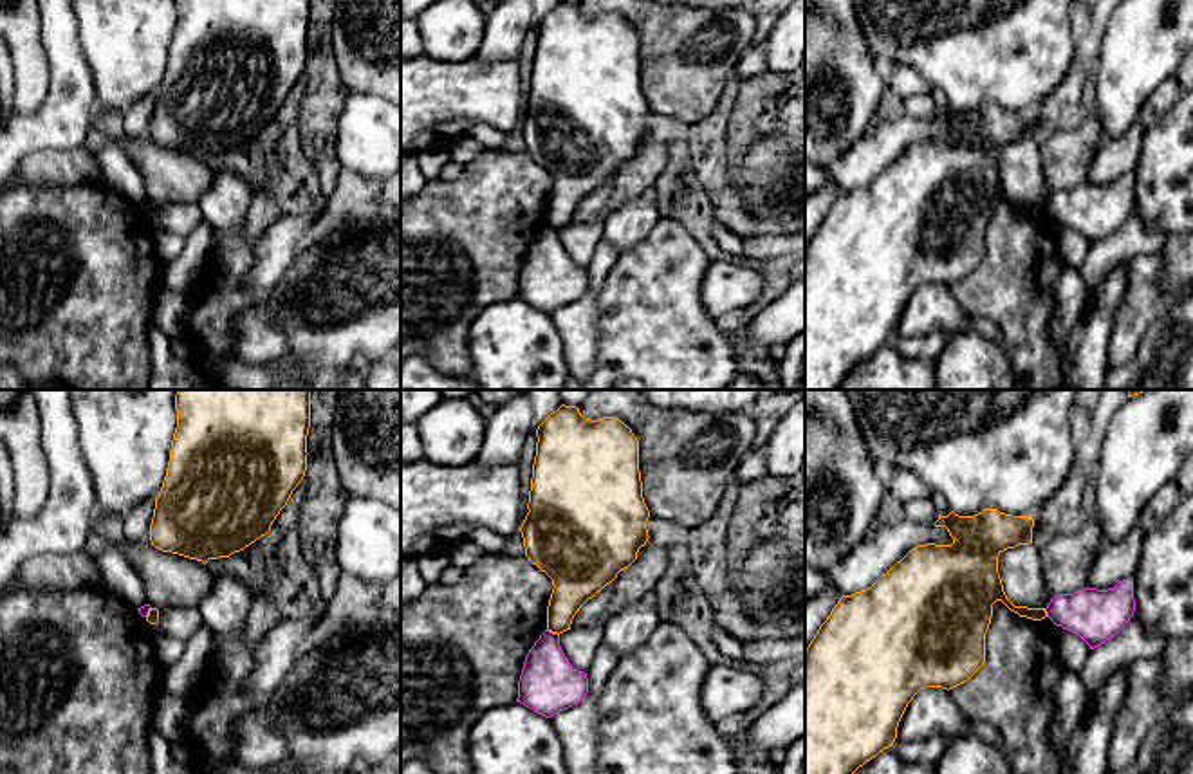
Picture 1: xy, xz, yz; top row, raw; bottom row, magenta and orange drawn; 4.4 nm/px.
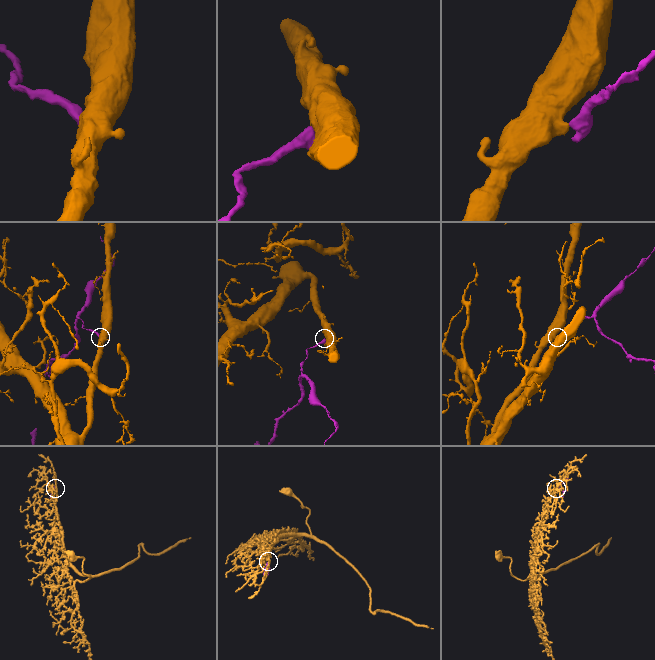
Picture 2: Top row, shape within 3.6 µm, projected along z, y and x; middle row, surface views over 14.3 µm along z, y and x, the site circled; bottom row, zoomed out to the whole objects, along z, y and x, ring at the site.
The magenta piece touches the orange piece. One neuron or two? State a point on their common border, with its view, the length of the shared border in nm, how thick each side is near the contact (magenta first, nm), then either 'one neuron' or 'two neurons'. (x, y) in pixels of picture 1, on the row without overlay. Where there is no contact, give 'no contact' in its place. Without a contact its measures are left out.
xz (551, 228) | 70 nm | 260/200 nm | two neurons

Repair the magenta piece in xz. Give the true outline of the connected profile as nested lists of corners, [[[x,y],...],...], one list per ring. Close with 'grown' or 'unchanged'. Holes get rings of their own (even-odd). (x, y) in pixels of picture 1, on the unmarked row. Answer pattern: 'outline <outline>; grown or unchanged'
outline [[[545,226],[525,253],[516,298],[550,314],[583,298],[587,289],[587,269],[572,263],[560,231]]]; unchanged

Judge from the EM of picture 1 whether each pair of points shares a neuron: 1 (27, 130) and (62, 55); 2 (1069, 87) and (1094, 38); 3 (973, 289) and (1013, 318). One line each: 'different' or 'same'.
1: same
2: same
3: same

